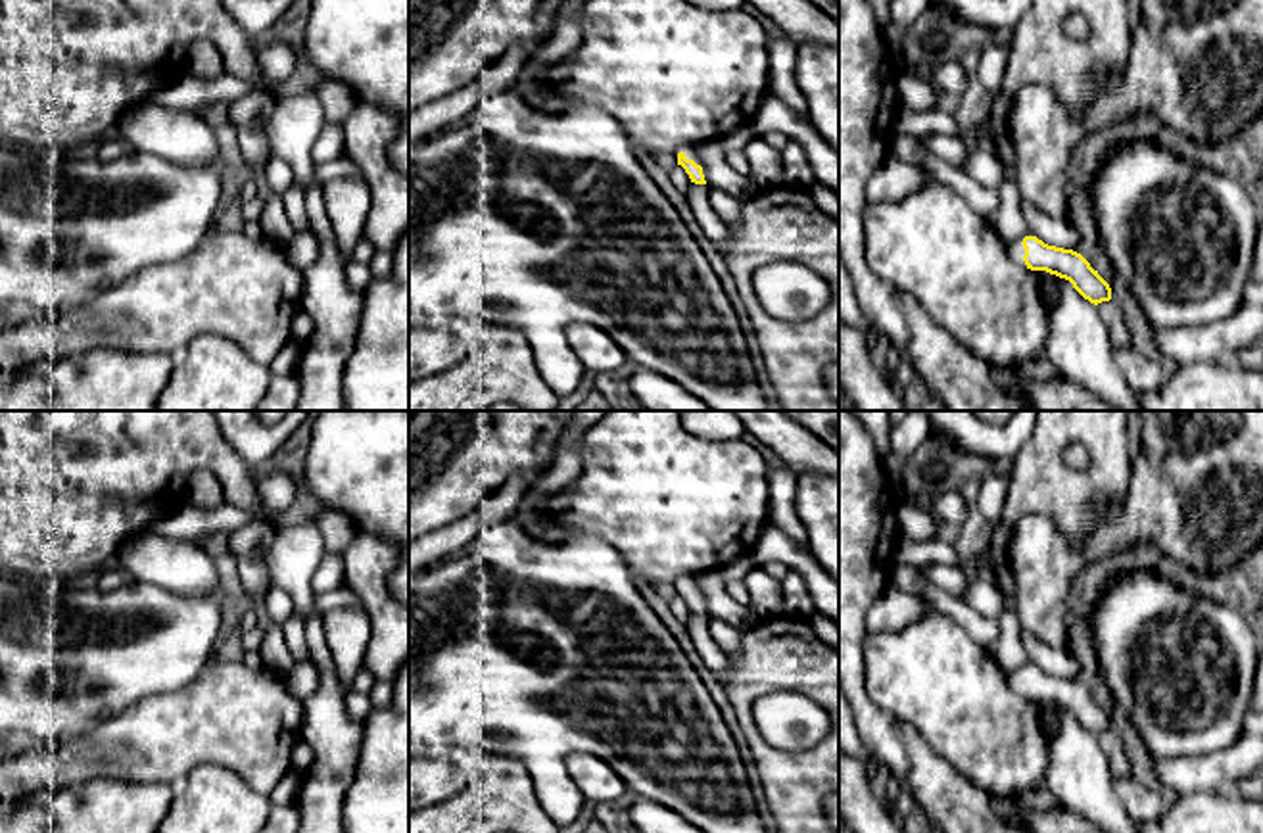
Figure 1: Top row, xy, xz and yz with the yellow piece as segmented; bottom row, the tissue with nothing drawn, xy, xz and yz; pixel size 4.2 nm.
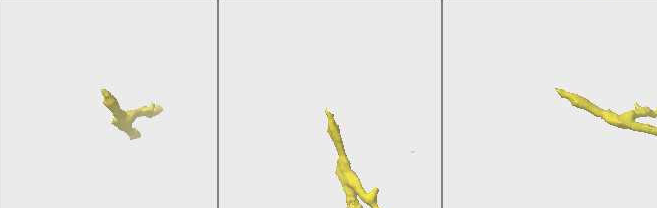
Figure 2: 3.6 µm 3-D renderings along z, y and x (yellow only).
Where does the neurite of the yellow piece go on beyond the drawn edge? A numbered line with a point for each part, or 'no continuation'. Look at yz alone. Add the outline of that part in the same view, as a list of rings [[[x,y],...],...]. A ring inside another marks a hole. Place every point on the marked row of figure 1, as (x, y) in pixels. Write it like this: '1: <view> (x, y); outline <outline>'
1: yz (1016, 250); outline [[[1025,236],[1015,238],[1013,242],[1006,244],[1006,250],[1008,250],[1008,253],[1010,253],[1010,257],[1012,257],[1013,263],[1017,263],[1019,267],[1025,267],[1027,269],[1027,265],[1023,261],[1023,255],[1025,255],[1025,248],[1021,244],[1023,238]]]

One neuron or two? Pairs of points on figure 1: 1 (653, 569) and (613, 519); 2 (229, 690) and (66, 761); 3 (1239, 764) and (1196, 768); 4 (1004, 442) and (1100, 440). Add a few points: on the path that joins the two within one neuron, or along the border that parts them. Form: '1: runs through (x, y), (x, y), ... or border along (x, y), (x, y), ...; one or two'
1: runs through (651, 557), (624, 530); one
2: runs through (189, 728), (142, 745), (106, 751); one
3: runs through (1229, 766), (1206, 768); one
4: border along (1035, 430), (1004, 467); two

